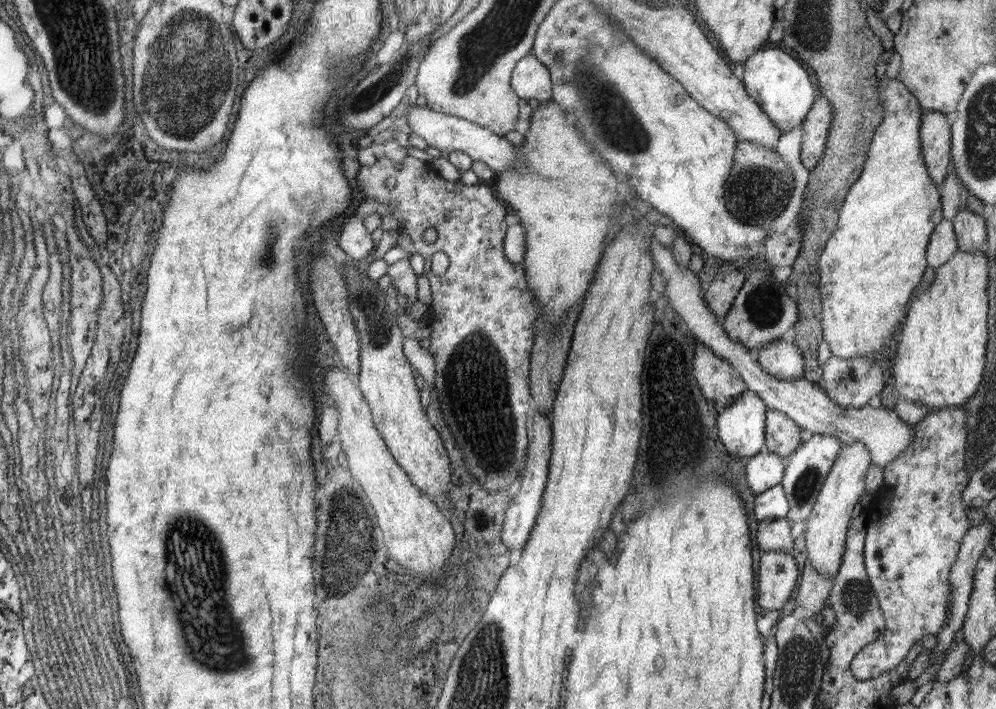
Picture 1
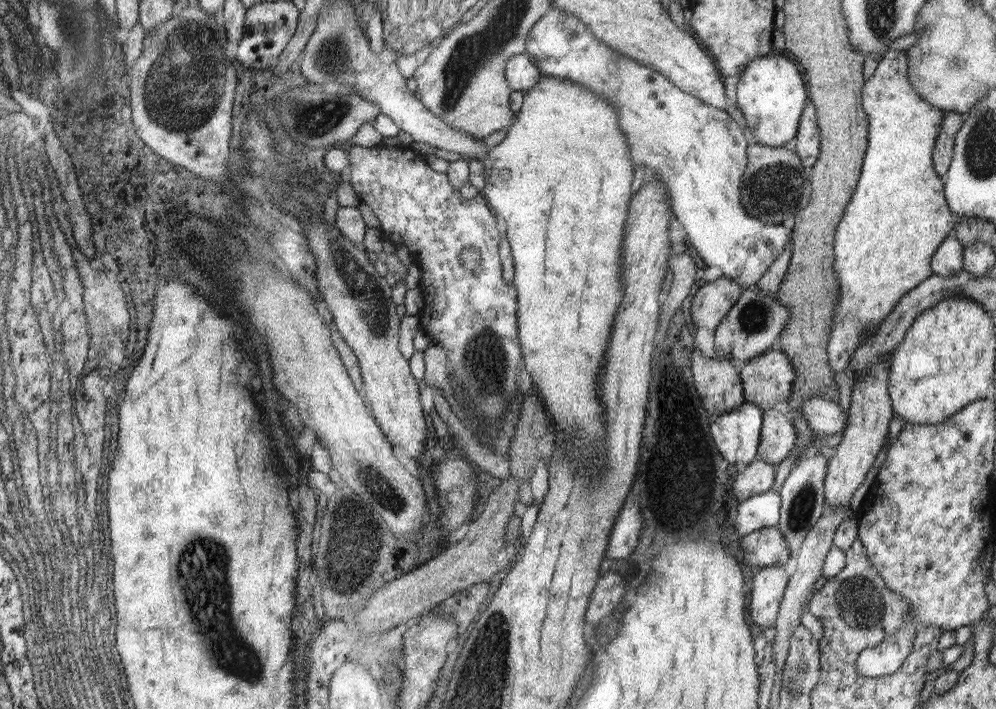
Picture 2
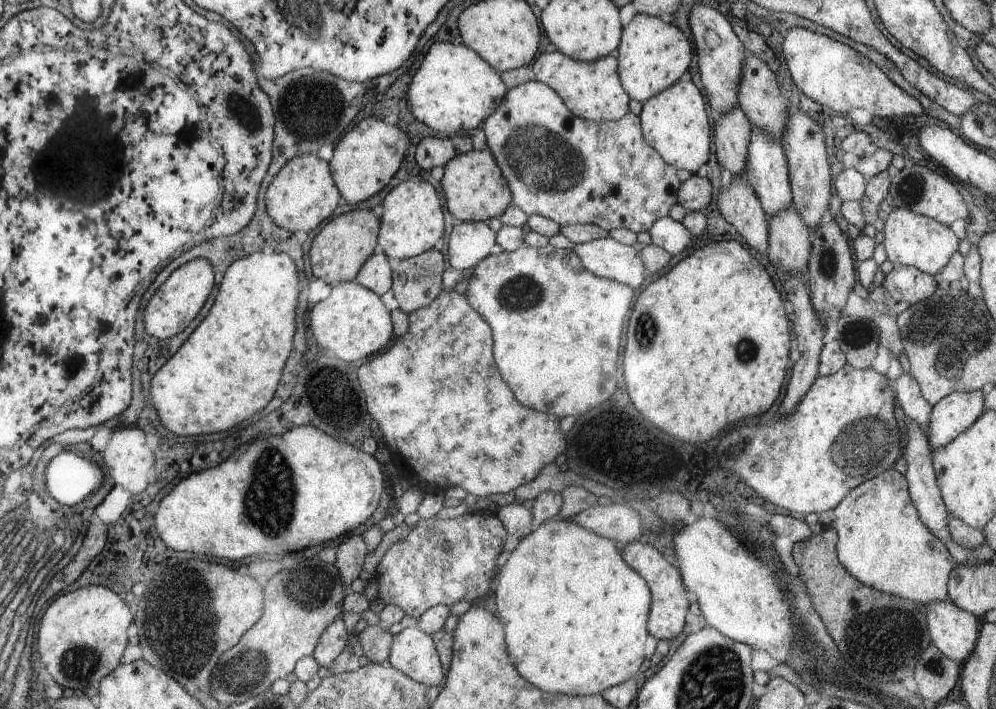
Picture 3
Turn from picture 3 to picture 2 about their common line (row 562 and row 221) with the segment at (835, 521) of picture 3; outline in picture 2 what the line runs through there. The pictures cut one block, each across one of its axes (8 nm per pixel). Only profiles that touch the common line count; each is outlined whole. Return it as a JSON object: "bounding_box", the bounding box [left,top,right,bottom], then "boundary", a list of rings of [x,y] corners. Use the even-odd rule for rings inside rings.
{"bounding_box":[829,50,958,371],"boundary":[[[888,50],[884,56],[880,58],[876,70],[874,70],[874,73],[866,81],[864,86],[864,108],[870,120],[869,149],[865,152],[864,165],[861,167],[860,181],[853,194],[853,200],[847,205],[841,224],[838,226],[837,234],[834,236],[834,251],[836,256],[835,275],[839,280],[839,302],[837,302],[837,306],[835,306],[834,329],[832,330],[829,341],[829,355],[834,370],[846,371],[857,346],[864,342],[864,339],[860,336],[862,330],[868,328],[868,326],[874,326],[874,324],[880,326],[885,316],[892,312],[893,308],[904,294],[908,294],[908,292],[910,292],[912,288],[916,288],[920,282],[933,276],[933,257],[937,254],[942,243],[946,242],[946,239],[952,236],[955,230],[955,223],[958,219],[954,216],[953,211],[949,209],[948,200],[945,198],[944,179],[936,173],[933,162],[934,142],[936,141],[936,137],[938,137],[938,131],[940,131],[940,125],[942,125],[942,117],[944,117],[945,111],[936,108],[936,106],[932,106],[932,104],[928,104],[926,100],[922,100],[918,93],[916,93],[916,90],[912,87],[910,81],[908,81],[908,64],[906,63],[908,61],[909,58],[906,56],[904,50]]]}

